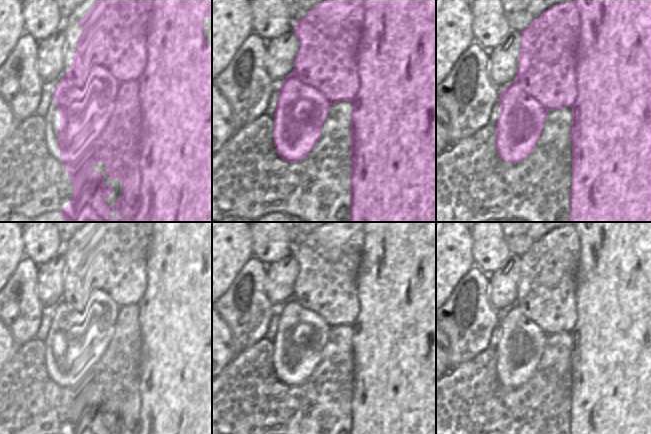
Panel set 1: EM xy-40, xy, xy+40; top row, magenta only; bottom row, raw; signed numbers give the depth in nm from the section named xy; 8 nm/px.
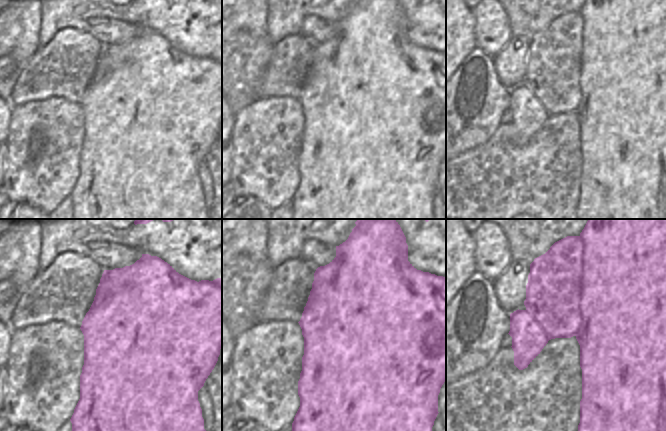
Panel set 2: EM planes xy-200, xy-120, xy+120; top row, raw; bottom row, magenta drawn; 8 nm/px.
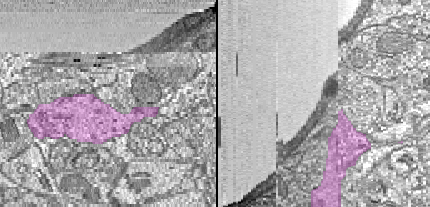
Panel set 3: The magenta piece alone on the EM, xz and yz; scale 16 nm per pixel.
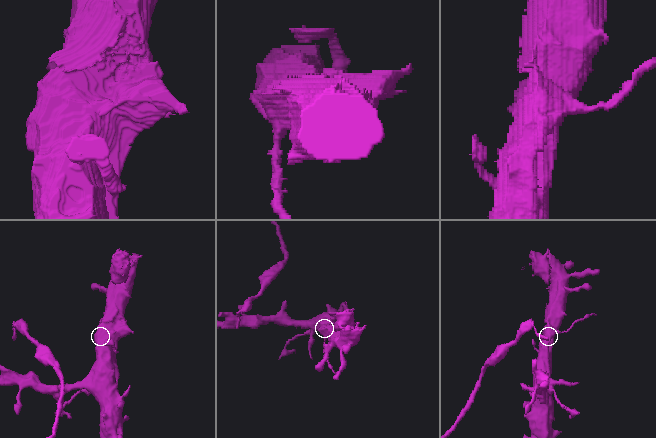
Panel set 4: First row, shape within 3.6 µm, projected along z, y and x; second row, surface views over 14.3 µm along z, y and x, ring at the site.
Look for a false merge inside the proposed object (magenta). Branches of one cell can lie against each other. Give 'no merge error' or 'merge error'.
merge error

